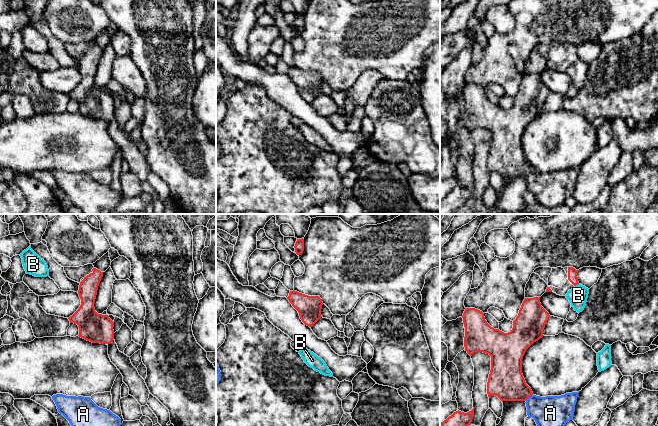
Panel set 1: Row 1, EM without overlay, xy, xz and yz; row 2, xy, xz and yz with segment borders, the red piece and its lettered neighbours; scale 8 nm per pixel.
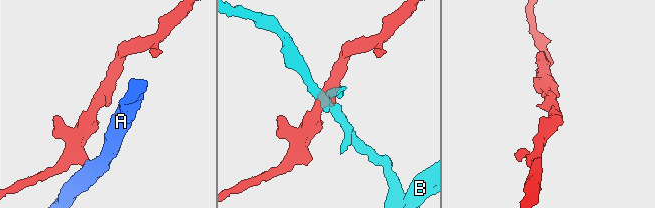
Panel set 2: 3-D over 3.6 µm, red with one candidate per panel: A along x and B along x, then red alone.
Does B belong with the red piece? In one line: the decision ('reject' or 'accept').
reject

